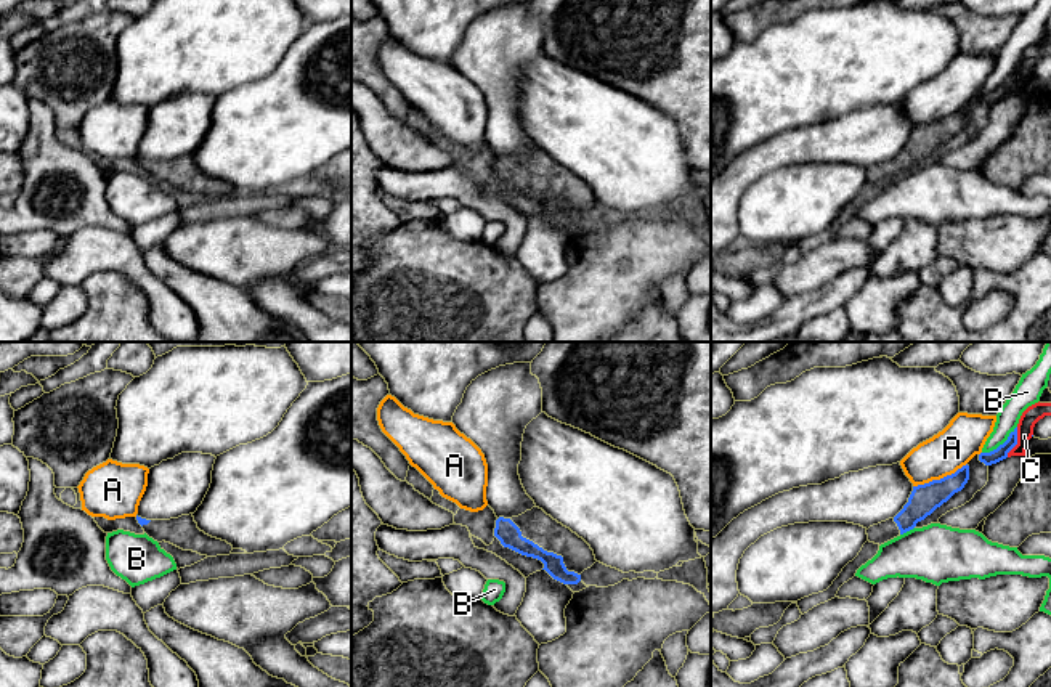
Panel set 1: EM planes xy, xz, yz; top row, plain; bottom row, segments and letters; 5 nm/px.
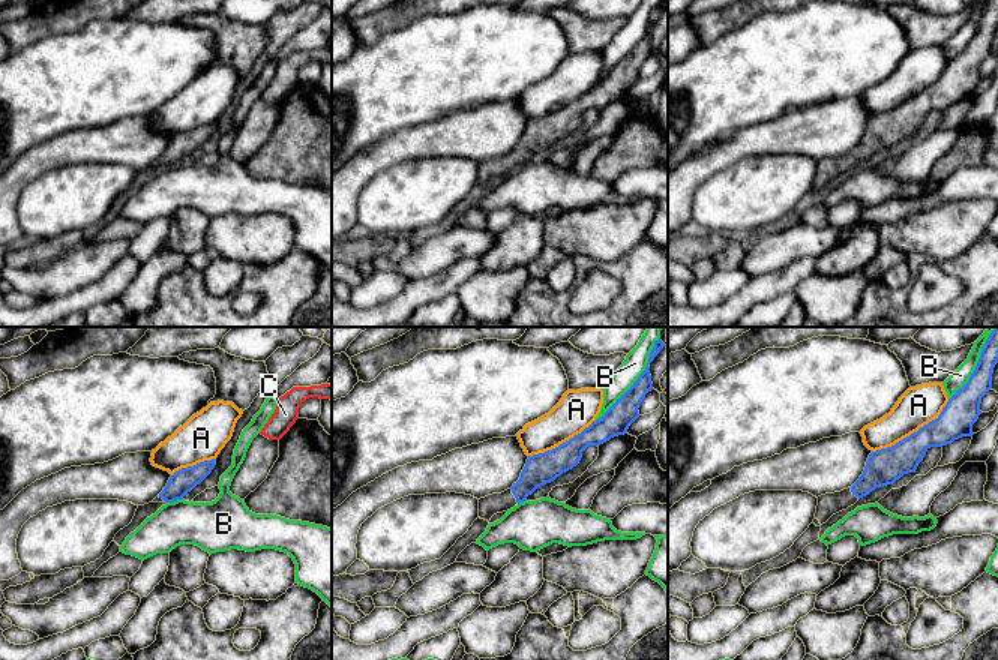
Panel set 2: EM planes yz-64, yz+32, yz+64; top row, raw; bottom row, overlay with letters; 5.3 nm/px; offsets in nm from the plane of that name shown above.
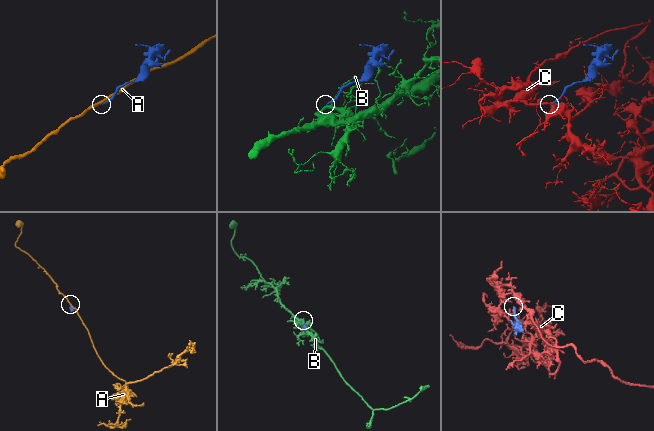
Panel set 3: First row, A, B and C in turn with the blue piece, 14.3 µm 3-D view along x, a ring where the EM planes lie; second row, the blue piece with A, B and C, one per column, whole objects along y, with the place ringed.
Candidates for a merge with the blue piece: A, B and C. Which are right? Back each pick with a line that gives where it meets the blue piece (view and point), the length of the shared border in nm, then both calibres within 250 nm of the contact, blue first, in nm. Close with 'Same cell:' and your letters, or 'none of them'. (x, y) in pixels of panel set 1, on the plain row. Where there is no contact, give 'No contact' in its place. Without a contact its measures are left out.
Same cell: none of them

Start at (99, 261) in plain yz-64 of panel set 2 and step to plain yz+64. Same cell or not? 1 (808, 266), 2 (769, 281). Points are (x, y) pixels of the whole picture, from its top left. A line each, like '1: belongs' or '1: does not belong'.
1: does not belong
2: does not belong

